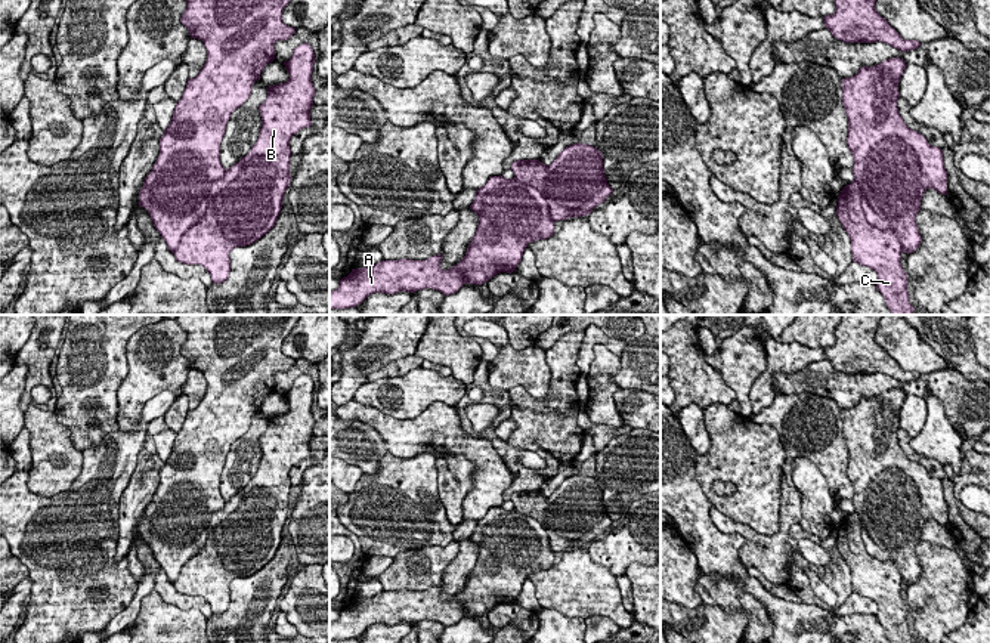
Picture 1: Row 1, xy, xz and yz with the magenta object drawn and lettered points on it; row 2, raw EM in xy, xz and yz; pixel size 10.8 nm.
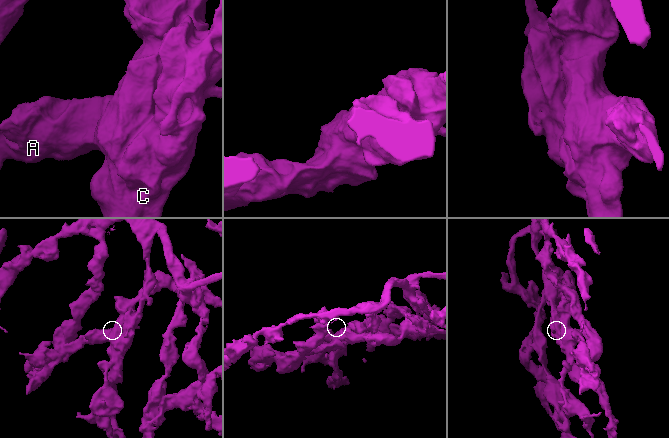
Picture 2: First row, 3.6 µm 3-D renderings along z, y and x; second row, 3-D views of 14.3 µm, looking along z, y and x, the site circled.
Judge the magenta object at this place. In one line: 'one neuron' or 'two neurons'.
two neurons

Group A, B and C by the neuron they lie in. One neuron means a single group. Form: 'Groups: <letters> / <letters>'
Groups: A / B C

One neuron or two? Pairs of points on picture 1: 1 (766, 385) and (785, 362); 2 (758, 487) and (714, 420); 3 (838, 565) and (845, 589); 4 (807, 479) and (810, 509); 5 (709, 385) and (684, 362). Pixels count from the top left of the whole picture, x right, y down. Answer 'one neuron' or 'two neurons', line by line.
1: one neuron
2: one neuron
3: one neuron
4: one neuron
5: one neuron

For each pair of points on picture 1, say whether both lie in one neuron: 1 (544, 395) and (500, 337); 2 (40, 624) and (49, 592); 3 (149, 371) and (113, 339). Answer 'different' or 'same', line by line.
1: same
2: same
3: different

